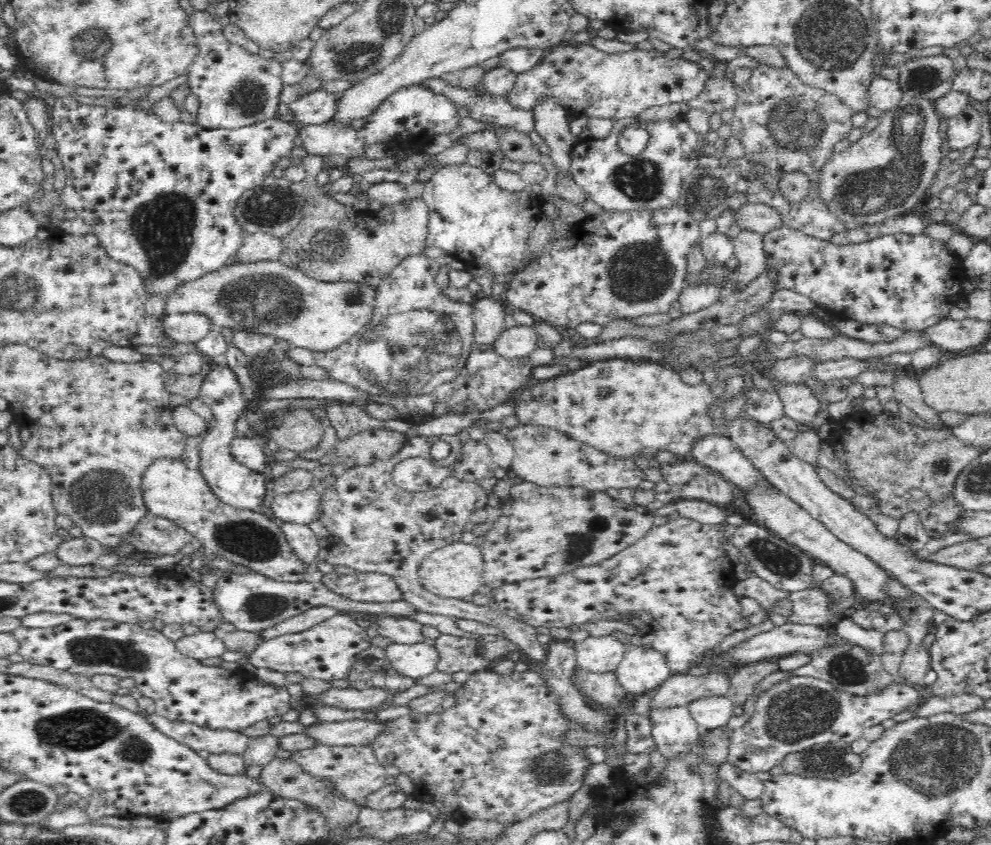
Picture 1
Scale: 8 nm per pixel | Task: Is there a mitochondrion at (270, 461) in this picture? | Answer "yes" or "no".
no

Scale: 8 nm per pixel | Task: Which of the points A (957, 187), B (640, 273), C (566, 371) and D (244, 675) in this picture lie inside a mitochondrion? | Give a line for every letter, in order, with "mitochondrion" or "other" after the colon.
A: other
B: mitochondrion
C: other
D: other

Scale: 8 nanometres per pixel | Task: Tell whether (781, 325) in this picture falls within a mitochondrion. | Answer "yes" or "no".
no

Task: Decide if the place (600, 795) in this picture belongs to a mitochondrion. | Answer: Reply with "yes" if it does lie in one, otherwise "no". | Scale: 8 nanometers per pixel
no

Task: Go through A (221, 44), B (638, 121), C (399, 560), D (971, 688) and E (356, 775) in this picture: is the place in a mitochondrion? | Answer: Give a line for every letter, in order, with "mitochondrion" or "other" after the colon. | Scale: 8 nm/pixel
A: other
B: other
C: other
D: other
E: mitochondrion

